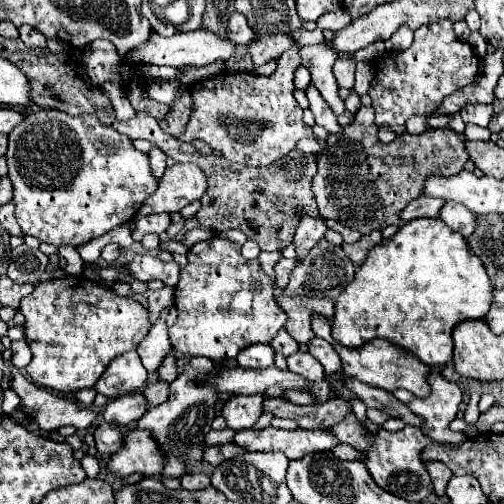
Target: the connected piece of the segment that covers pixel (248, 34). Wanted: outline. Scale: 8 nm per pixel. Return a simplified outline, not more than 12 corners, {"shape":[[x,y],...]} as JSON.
{"shape":[[231,12],[227,38],[249,44],[253,30],[239,12]]}

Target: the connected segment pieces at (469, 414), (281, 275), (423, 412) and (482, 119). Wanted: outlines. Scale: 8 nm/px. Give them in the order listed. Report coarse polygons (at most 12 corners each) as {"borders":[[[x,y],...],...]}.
{"borders":[[[469,392],[464,420],[476,424],[481,414],[478,407],[480,395]],[[281,258],[275,264],[275,286],[285,288],[297,260]],[[441,374],[429,376],[431,394],[393,396],[425,420],[423,434],[441,444],[467,436],[449,430],[463,392]],[[467,104],[463,122],[487,126],[493,116],[491,104]]]}

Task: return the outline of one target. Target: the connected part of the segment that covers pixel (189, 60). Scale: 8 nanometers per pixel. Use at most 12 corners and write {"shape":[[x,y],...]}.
{"shape":[[207,28],[153,32],[131,52],[157,66],[207,66],[227,62],[235,44]]}

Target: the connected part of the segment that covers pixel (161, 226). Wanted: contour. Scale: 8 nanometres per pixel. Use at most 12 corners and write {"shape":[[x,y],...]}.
{"shape":[[137,214],[133,240],[147,232],[163,234],[171,224],[169,214]]}

